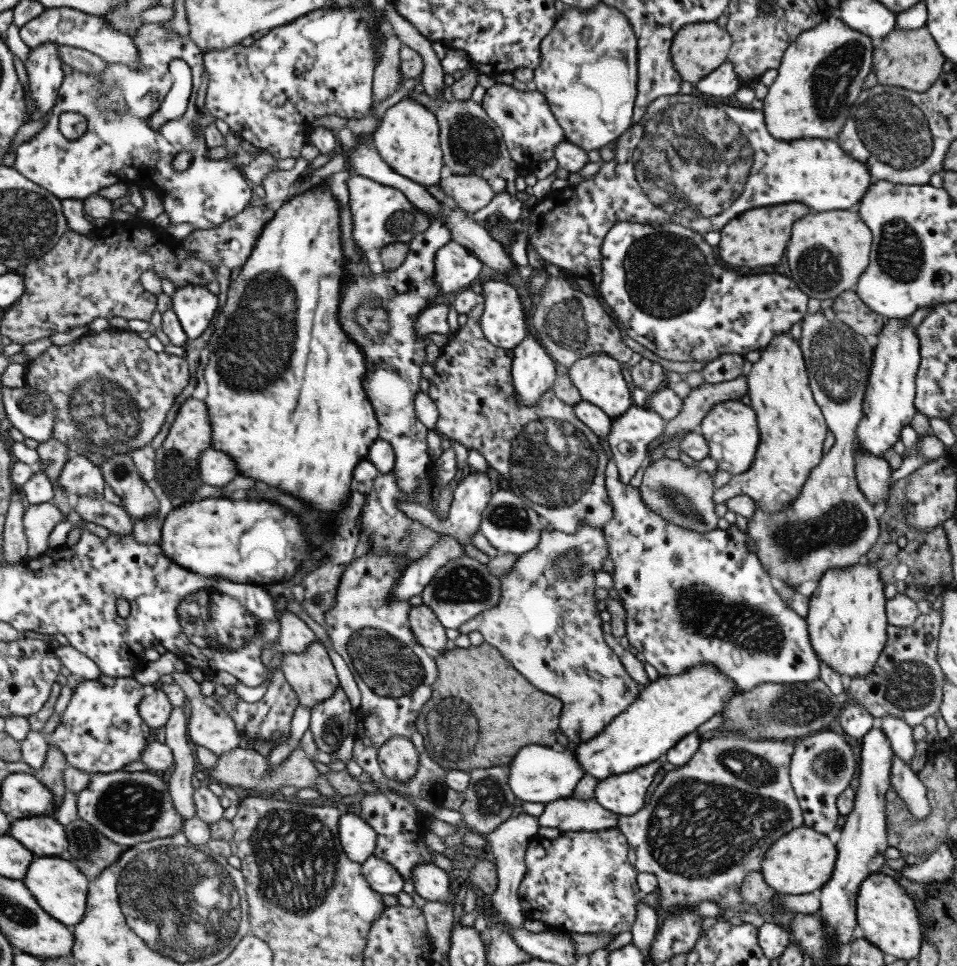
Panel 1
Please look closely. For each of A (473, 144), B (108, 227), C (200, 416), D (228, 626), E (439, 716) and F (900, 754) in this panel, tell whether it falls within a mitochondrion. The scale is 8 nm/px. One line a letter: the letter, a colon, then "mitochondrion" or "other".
A: mitochondrion
B: other
C: other
D: mitochondrion
E: mitochondrion
F: other

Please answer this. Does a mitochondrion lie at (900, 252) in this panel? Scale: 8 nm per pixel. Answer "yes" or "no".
yes

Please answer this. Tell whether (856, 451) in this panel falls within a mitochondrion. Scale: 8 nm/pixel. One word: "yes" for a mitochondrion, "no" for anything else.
no

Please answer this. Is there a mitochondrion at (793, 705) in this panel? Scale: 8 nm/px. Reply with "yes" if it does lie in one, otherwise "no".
yes

